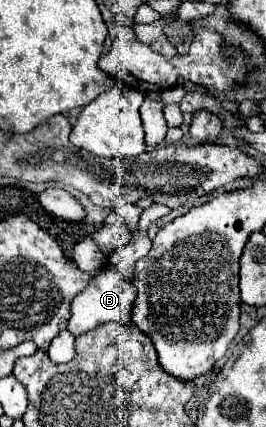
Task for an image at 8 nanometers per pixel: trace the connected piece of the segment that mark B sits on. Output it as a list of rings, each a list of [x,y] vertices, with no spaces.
[[[105,265],[103,271],[99,271],[91,281],[89,285],[77,293],[71,301],[71,317],[69,317],[69,325],[67,329],[73,333],[73,335],[81,335],[85,331],[91,331],[99,325],[105,325],[105,323],[131,323],[131,307],[133,307],[133,301],[137,297],[137,289],[131,281],[127,281],[125,277],[121,277],[113,267]]]

